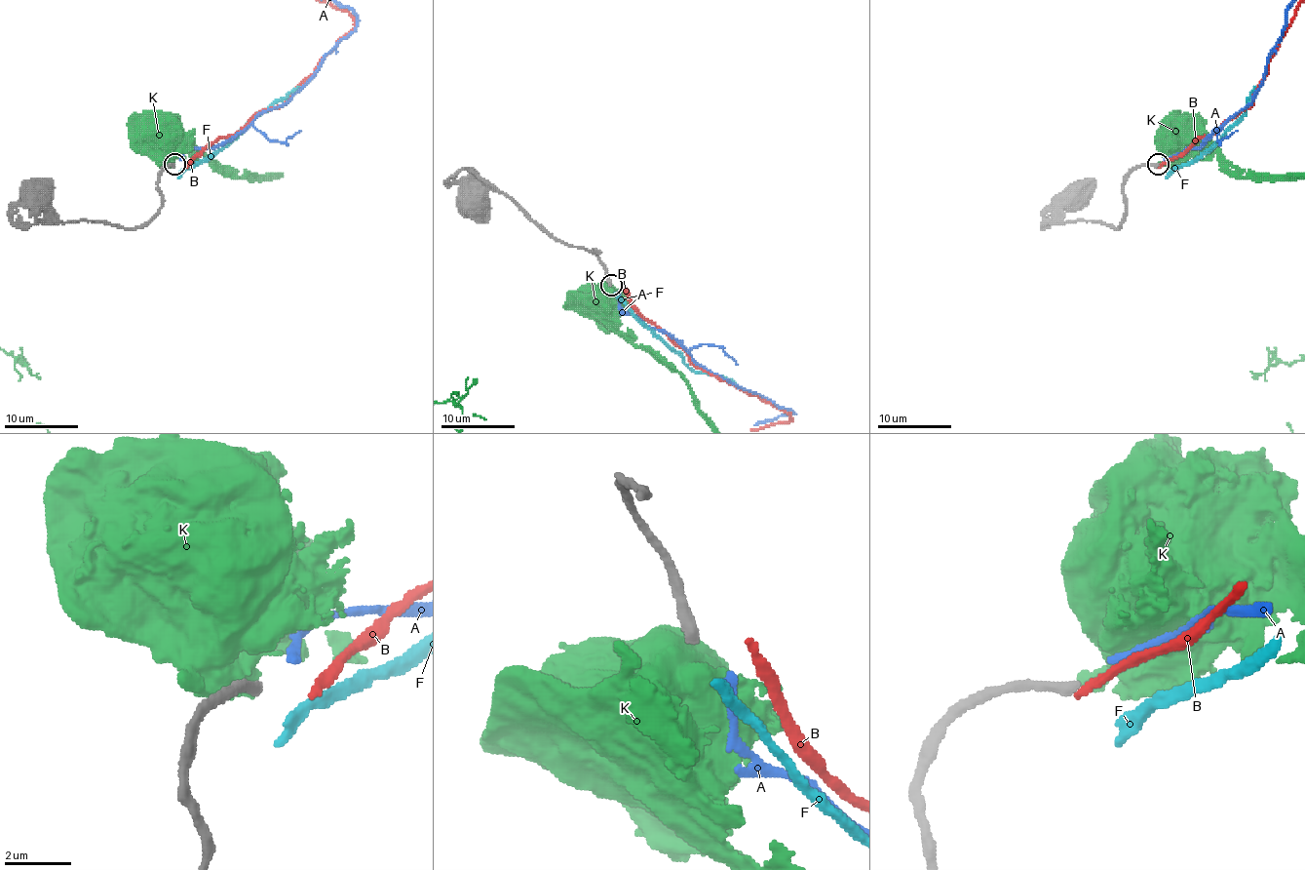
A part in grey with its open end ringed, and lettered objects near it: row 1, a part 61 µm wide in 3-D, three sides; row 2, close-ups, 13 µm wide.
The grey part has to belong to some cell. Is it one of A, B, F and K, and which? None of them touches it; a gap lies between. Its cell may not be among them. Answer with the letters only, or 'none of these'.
none of these

